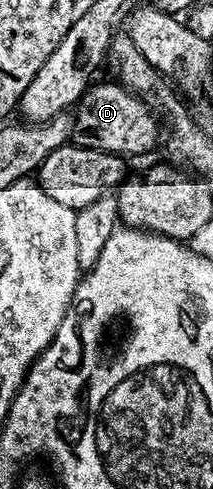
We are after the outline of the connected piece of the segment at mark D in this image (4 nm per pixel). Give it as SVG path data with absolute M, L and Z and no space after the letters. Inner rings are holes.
M110 82L88 87L74 108L71 125L74 146L97 149L120 157L143 155L153 150L155 142L161 139L161 123L155 120L156 112L147 100L128 91L122 83Z

